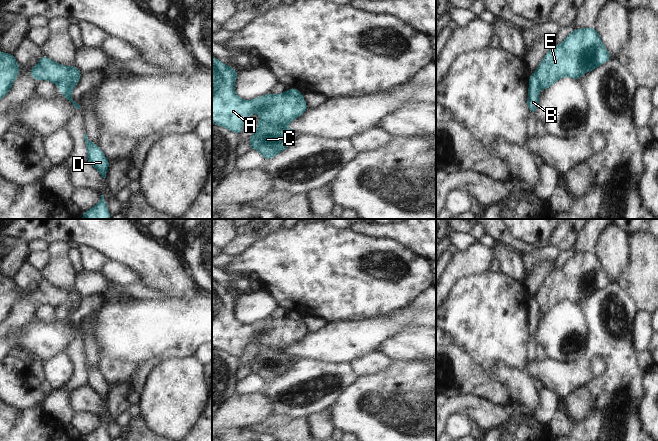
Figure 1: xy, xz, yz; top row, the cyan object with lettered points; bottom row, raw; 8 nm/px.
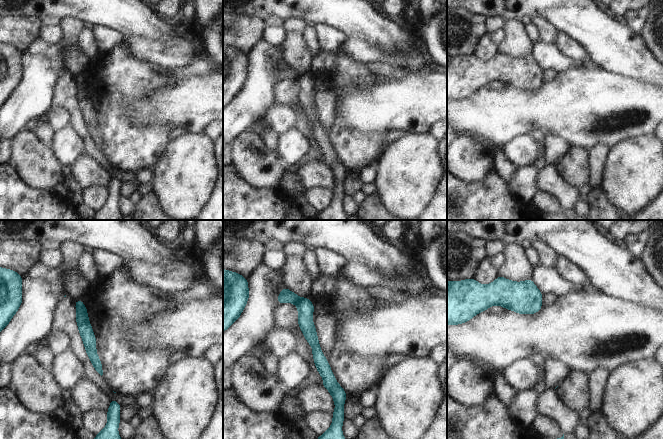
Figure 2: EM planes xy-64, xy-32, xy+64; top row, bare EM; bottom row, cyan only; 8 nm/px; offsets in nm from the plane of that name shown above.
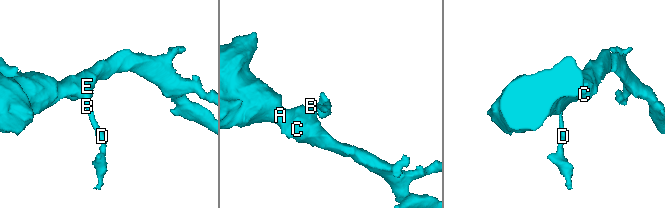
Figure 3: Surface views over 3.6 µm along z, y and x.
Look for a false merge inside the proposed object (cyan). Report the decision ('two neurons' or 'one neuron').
two neurons

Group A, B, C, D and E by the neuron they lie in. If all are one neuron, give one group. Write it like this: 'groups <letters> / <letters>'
groups A C E / B D

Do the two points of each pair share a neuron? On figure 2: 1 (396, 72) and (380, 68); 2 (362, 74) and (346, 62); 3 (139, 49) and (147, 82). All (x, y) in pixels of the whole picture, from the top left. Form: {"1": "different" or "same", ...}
{"1": "same", "2": "same", "3": "different"}

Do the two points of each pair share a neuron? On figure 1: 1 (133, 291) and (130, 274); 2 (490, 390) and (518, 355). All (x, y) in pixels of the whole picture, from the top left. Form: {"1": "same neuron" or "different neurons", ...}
{"1": "different neurons", "2": "different neurons"}

